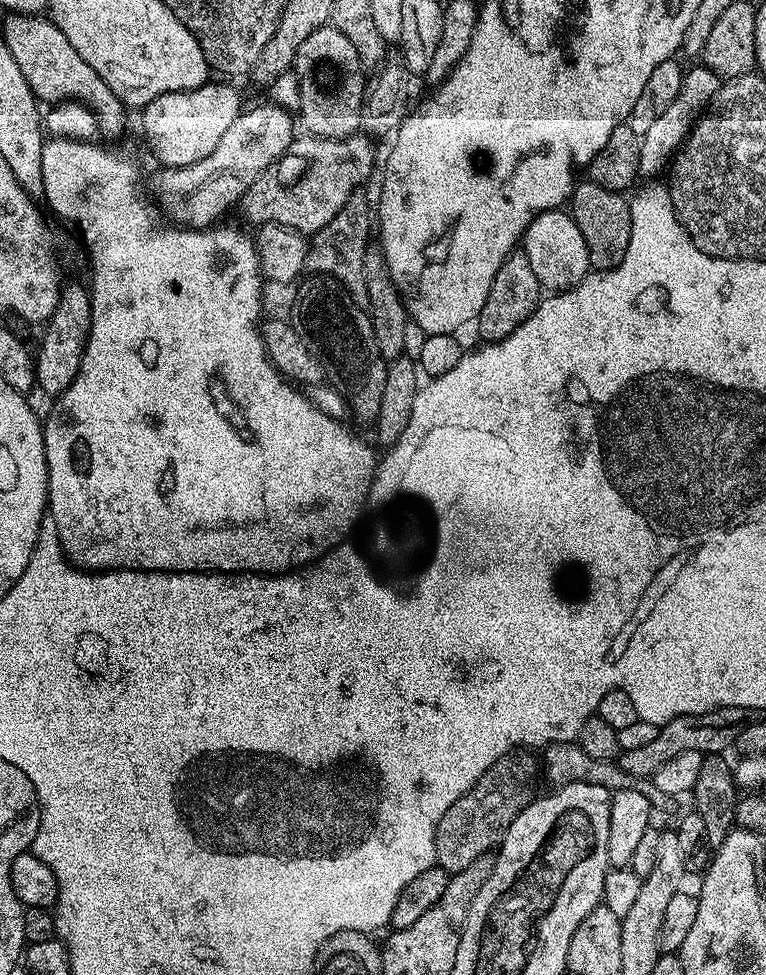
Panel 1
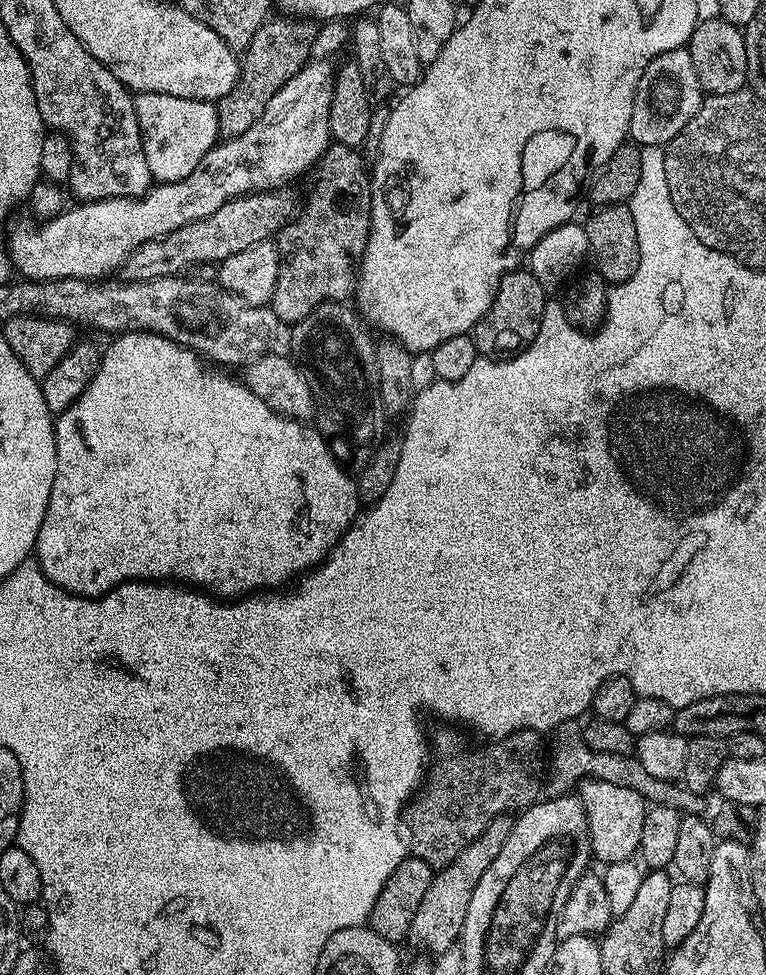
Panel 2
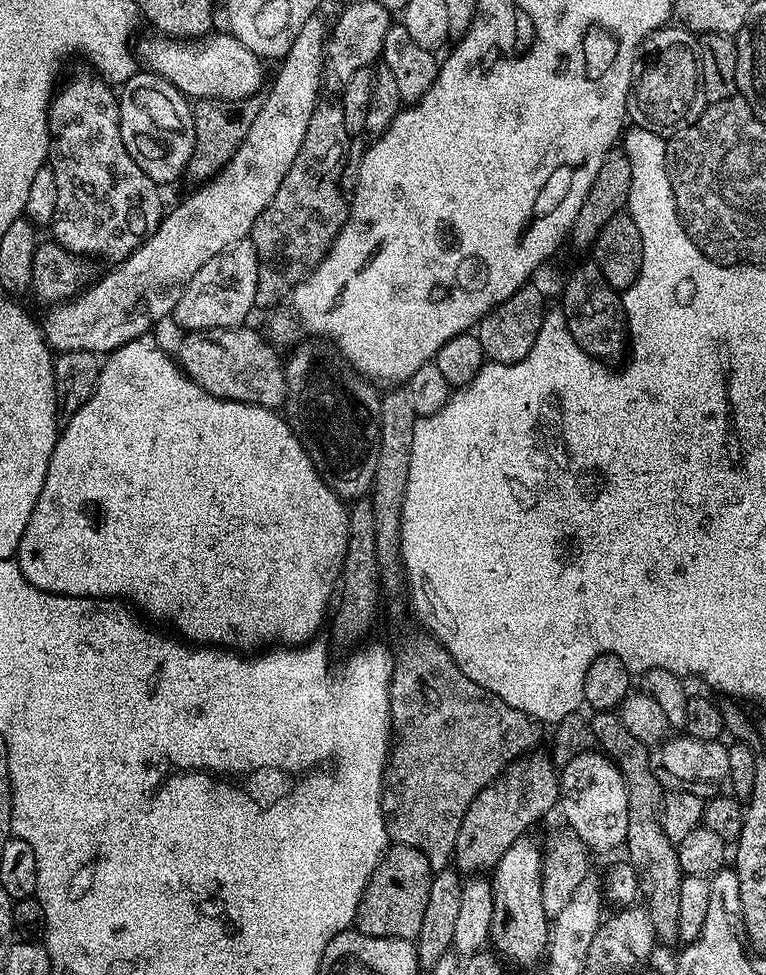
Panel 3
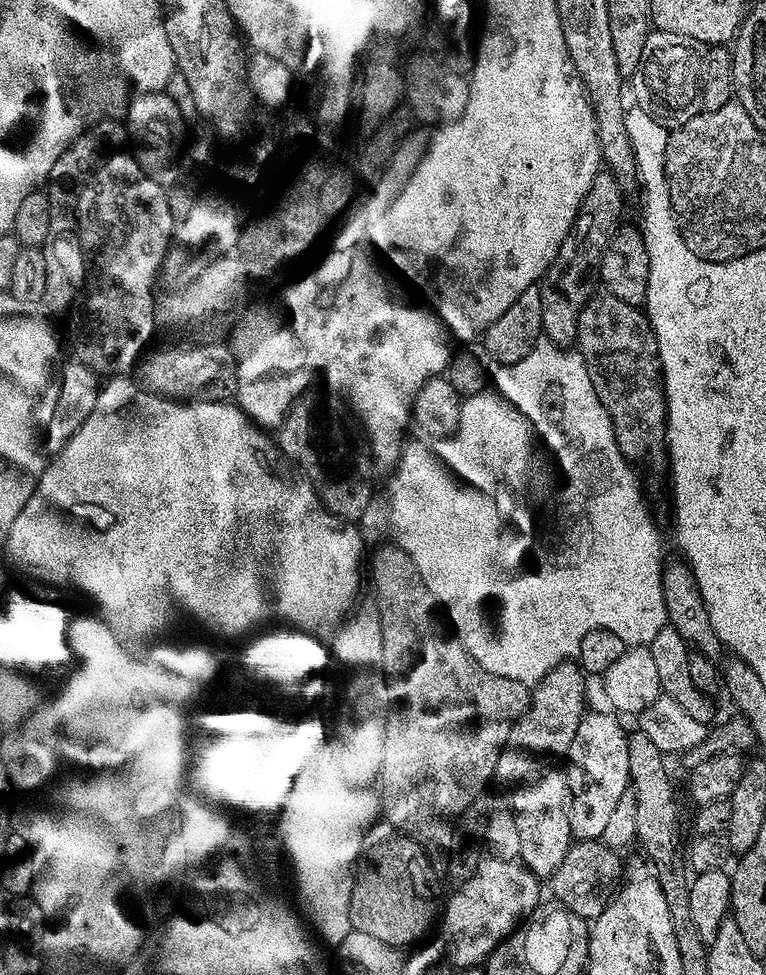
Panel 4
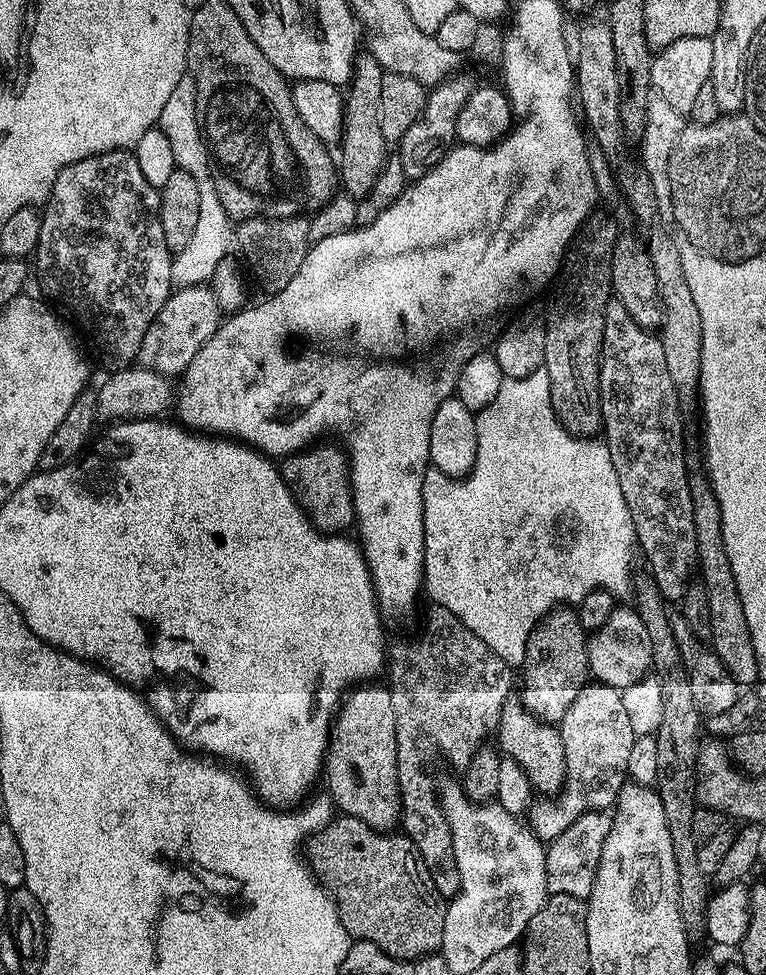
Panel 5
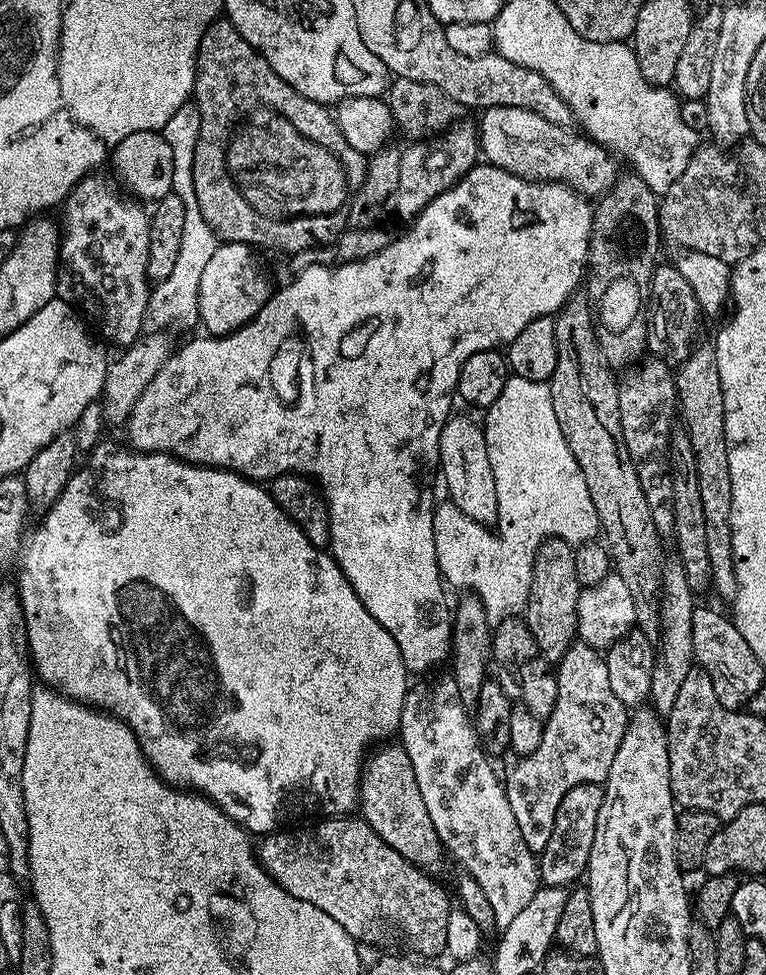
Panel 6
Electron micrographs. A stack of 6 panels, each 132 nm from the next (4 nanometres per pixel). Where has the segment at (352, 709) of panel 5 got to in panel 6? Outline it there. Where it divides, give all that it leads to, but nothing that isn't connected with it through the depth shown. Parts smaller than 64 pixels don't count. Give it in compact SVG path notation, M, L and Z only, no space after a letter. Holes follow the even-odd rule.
M399 742L385 743L376 750L373 756L371 753L365 759L360 770L359 815L372 827L374 834L378 834L386 846L398 850L402 858L429 874L439 873L446 859L446 849L430 820L406 750Z

